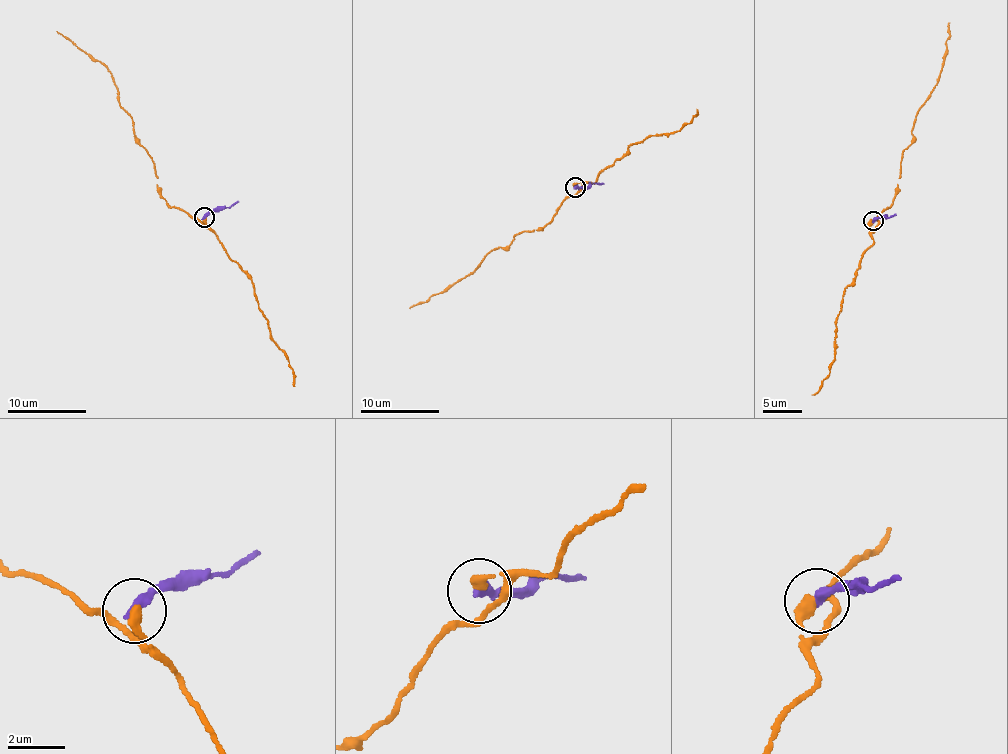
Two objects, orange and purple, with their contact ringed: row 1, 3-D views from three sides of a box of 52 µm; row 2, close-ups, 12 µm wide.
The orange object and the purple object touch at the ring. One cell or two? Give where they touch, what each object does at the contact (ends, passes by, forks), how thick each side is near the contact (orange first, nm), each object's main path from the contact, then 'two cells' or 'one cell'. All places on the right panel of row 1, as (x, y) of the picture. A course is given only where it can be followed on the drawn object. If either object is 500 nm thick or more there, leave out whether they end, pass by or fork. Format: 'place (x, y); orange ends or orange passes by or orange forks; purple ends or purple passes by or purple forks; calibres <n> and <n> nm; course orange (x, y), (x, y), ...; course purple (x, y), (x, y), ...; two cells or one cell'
place (873, 221); orange ends; purple ends; calibres 400 and 360 nm; course orange (872, 220), (871, 226), (876, 228), (879, 213), (892, 204), (915, 119), (940, 71), (948, 23); course purple (872, 220), (895, 214); two cells

